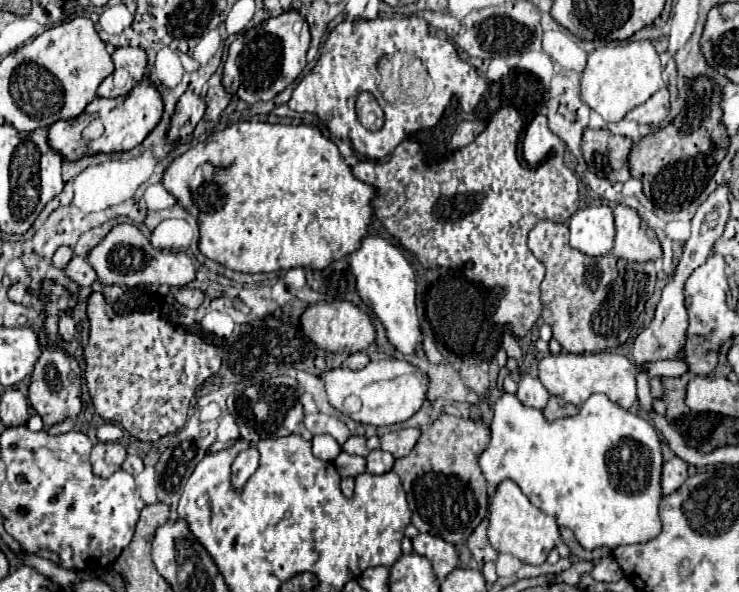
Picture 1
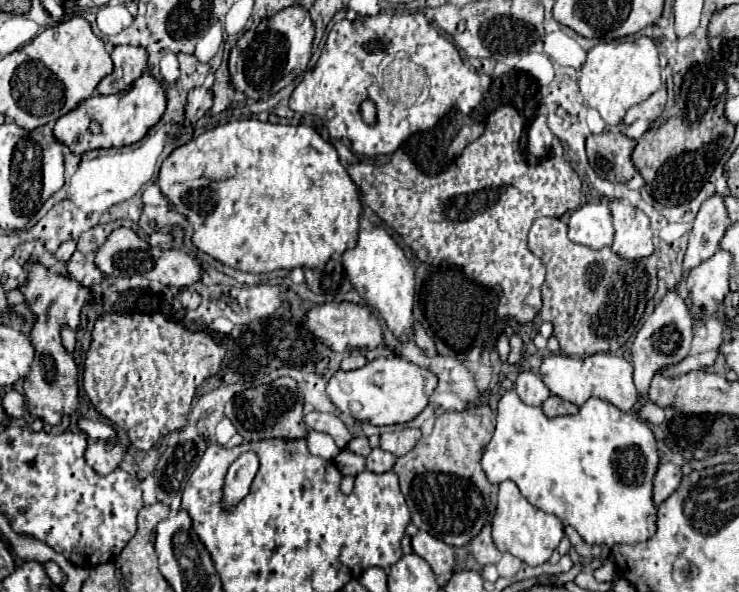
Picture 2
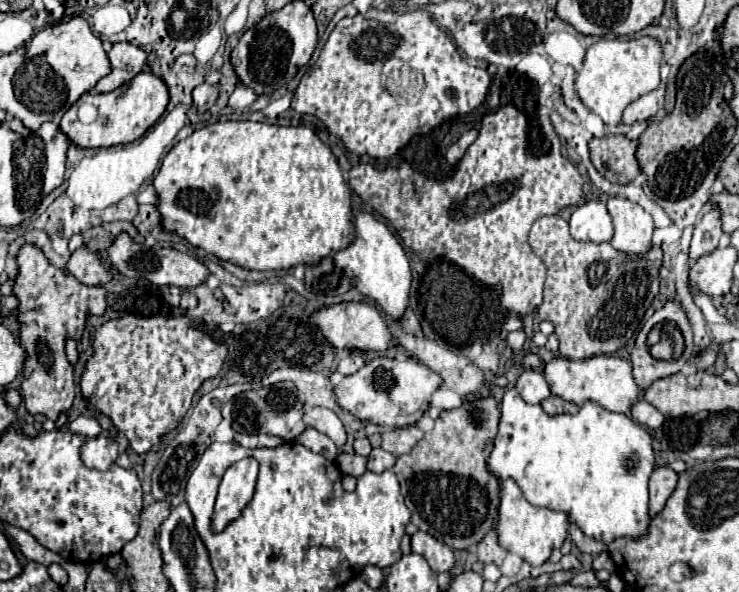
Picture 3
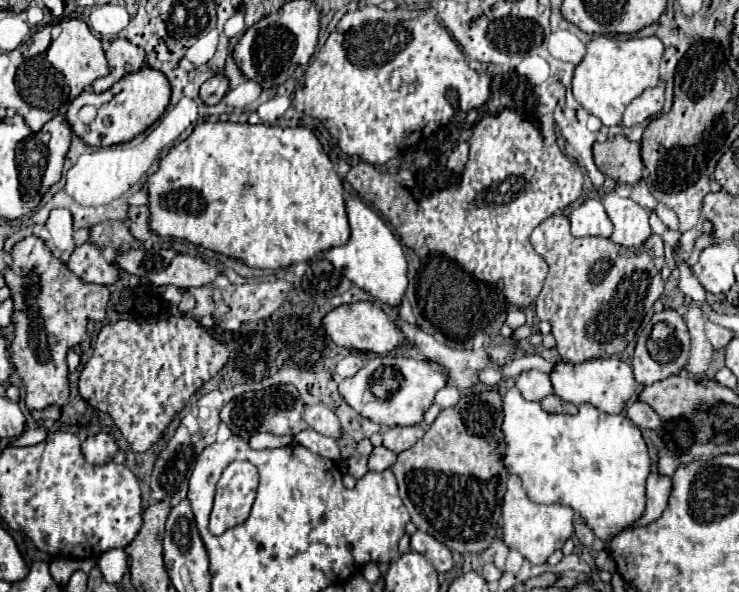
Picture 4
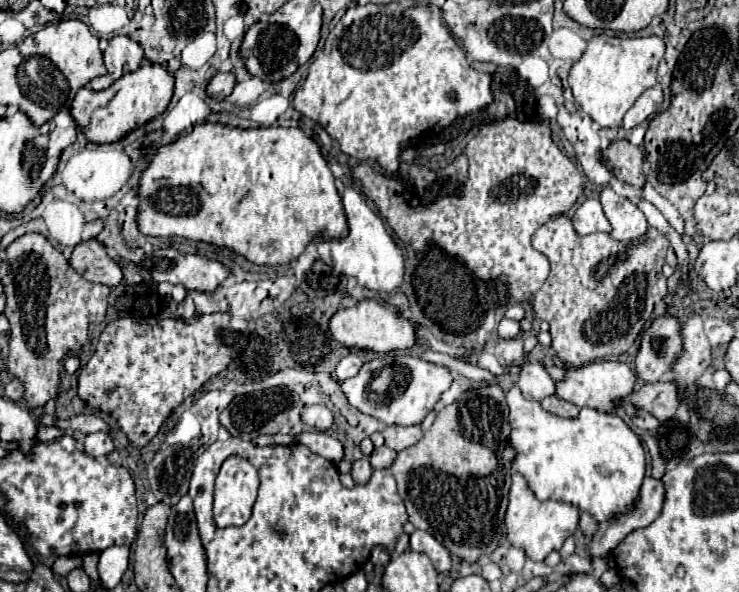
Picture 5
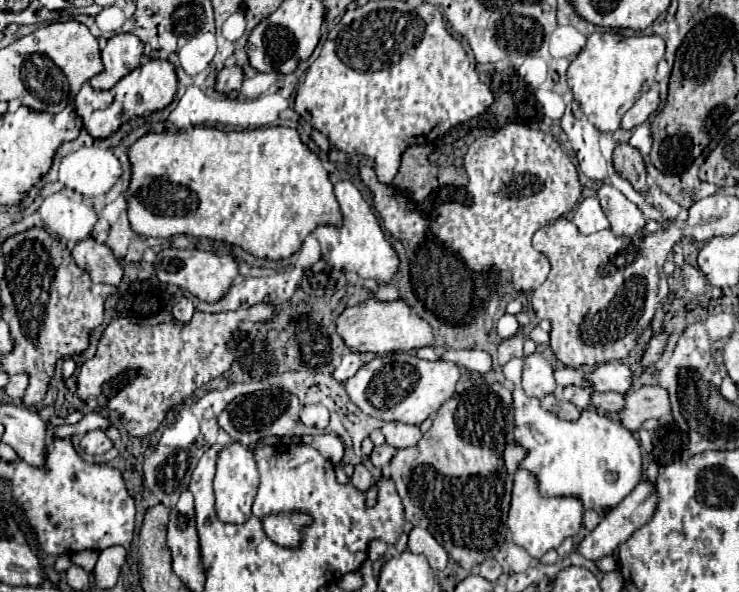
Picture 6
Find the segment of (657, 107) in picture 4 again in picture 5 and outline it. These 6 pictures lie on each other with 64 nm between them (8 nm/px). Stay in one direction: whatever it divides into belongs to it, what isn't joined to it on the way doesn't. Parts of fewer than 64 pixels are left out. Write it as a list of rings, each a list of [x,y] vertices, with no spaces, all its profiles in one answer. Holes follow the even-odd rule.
[[[654,86],[654,88],[648,88],[636,102],[634,106],[626,112],[624,116],[624,128],[626,130],[632,130],[634,126],[642,124],[644,120],[648,120],[662,104],[662,88],[660,86]]]

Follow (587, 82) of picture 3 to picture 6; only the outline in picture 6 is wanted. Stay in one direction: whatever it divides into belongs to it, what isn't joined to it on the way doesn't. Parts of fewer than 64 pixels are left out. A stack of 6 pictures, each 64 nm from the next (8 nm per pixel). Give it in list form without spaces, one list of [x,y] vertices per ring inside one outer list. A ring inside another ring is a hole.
[[[594,32],[588,36],[586,46],[570,62],[568,86],[594,128],[600,132],[620,128],[622,108],[654,84],[656,66],[664,58],[664,48],[666,44],[660,36],[620,36],[616,32]]]

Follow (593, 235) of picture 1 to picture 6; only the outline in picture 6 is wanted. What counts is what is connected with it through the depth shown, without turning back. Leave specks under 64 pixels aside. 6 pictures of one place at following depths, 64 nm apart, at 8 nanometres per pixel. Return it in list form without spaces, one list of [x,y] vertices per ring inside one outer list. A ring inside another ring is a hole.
[[[584,198],[578,206],[578,210],[574,212],[572,222],[578,226],[578,230],[582,234],[594,234],[594,232],[610,228],[608,218],[602,212],[600,202],[596,198]]]

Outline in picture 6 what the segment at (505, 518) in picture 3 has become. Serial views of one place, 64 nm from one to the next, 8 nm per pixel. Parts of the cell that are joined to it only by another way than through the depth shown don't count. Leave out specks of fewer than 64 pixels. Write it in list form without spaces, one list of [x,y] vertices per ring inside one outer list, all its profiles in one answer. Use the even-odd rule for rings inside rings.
[[[518,470],[514,476],[514,490],[512,490],[512,504],[508,514],[508,528],[512,534],[512,540],[522,546],[530,556],[540,558],[550,548],[558,548],[564,538],[576,536],[582,528],[582,516],[584,506],[574,496],[556,496],[556,498],[544,498],[540,496],[536,476],[528,470]]]

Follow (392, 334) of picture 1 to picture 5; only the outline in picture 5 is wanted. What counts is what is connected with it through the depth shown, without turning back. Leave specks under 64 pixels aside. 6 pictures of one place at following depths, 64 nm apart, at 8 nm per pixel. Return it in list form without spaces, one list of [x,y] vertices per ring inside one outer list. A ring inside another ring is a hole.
[[[346,186],[340,190],[340,196],[342,196],[346,218],[348,218],[348,236],[340,238],[340,240],[332,240],[332,238],[324,238],[322,234],[316,234],[314,242],[316,242],[320,258],[328,266],[332,266],[336,272],[358,278],[358,284],[362,284],[370,290],[378,290],[382,294],[396,292],[398,286],[402,284],[402,276],[404,276],[402,250],[398,250],[396,242],[386,232],[384,222],[380,220],[380,216],[376,216],[370,210],[370,206],[360,196],[360,192]]]

